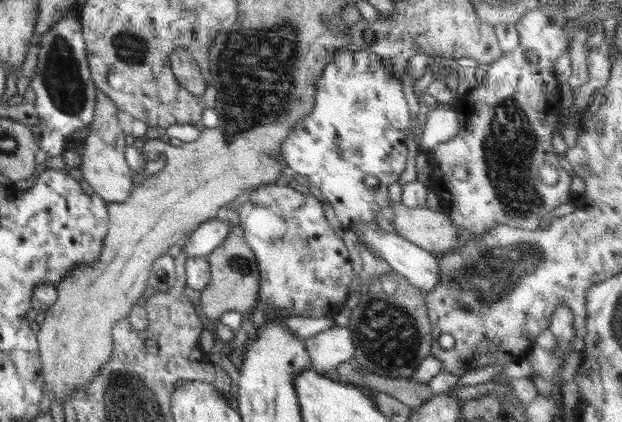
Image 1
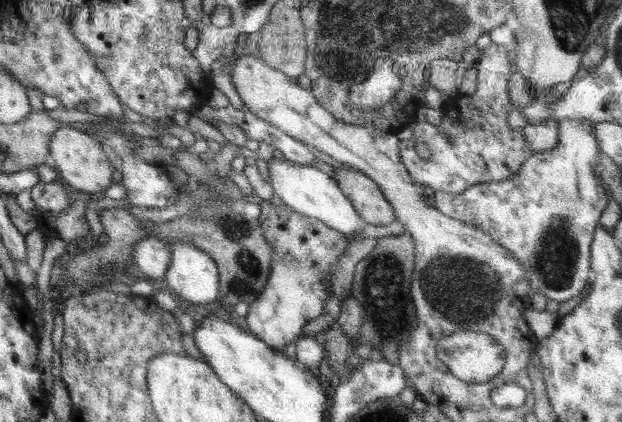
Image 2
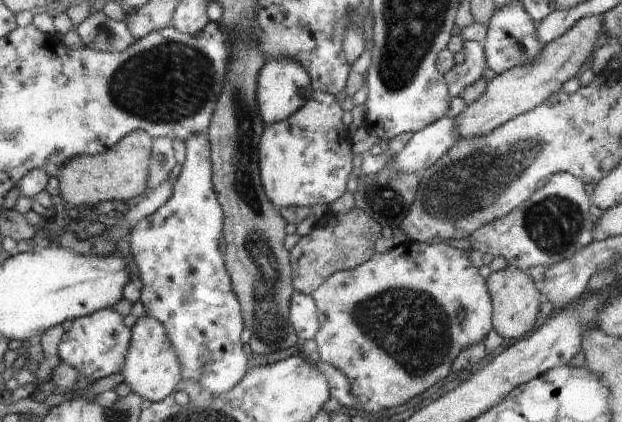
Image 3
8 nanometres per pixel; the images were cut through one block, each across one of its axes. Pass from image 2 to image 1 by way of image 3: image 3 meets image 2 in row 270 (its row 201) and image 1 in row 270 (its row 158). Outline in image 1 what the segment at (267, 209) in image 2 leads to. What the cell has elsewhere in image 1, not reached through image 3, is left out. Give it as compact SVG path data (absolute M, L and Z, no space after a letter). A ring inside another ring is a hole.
M276 182L273 184L264 184L250 190L246 202L239 207L238 213L239 217L235 225L242 230L246 244L253 250L257 259L257 268L259 269L259 297L255 307L258 310L262 310L265 314L288 310L292 316L322 318L323 316L334 317L344 308L344 304L349 297L349 286L354 280L352 262L350 261L348 249L341 235L334 232L330 222L324 216L324 209L320 200L316 199L311 193L304 195L300 191L296 191L294 188L289 187L289 183L283 184Z

